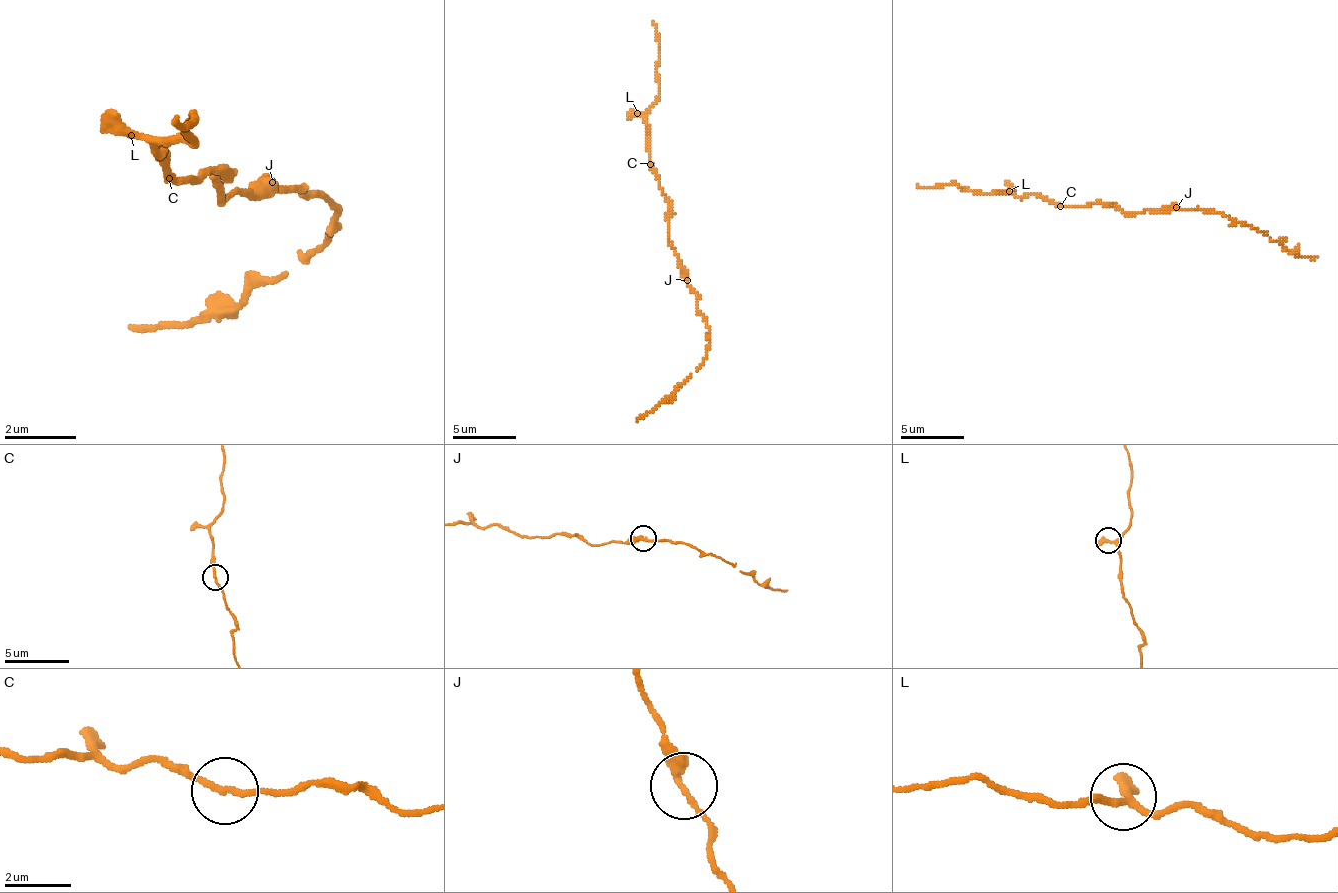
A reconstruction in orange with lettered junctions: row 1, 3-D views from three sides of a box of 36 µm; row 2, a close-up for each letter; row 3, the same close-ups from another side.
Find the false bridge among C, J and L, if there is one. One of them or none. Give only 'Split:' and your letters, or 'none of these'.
Split: none of these

